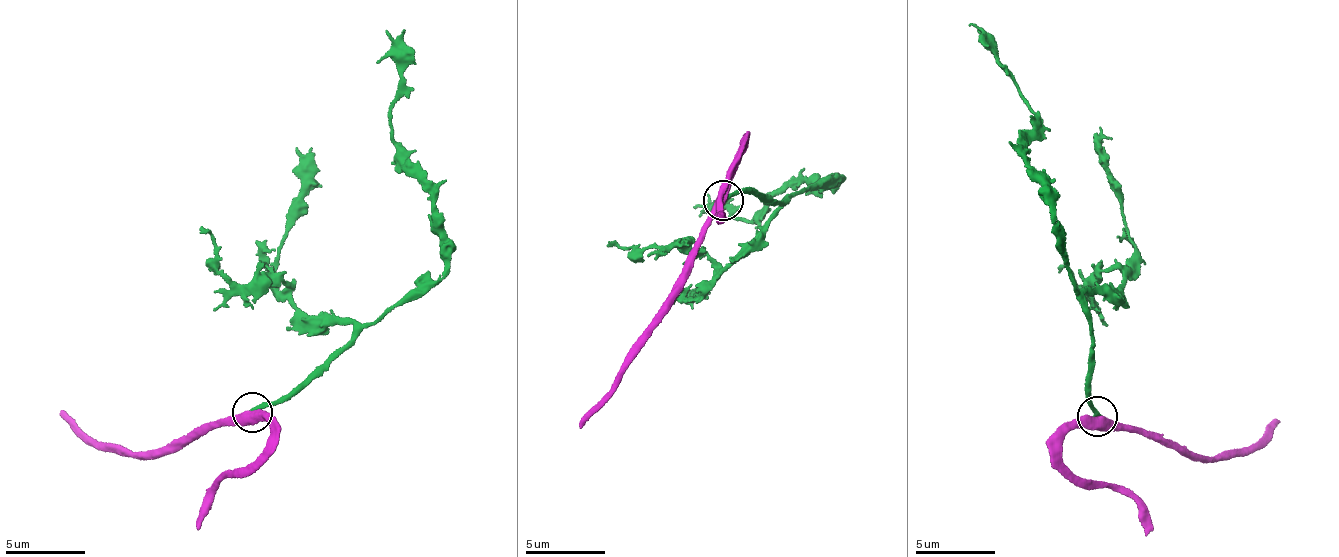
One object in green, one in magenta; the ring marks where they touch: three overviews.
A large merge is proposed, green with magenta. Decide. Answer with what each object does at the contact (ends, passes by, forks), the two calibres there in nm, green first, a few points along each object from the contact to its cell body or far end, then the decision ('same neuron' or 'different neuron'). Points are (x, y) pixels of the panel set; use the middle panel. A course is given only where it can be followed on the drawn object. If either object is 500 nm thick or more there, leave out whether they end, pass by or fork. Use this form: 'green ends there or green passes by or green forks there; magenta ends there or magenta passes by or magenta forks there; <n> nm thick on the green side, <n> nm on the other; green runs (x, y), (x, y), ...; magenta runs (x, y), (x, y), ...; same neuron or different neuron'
320 nm thick on the green side, 550 nm on the other; green runs (723, 199), (752, 192), (777, 204), (839, 177), (828, 190), (797, 185), (748, 221), (691, 207); magenta runs (720, 199), (693, 268), (624, 373), (578, 425); same neuron

